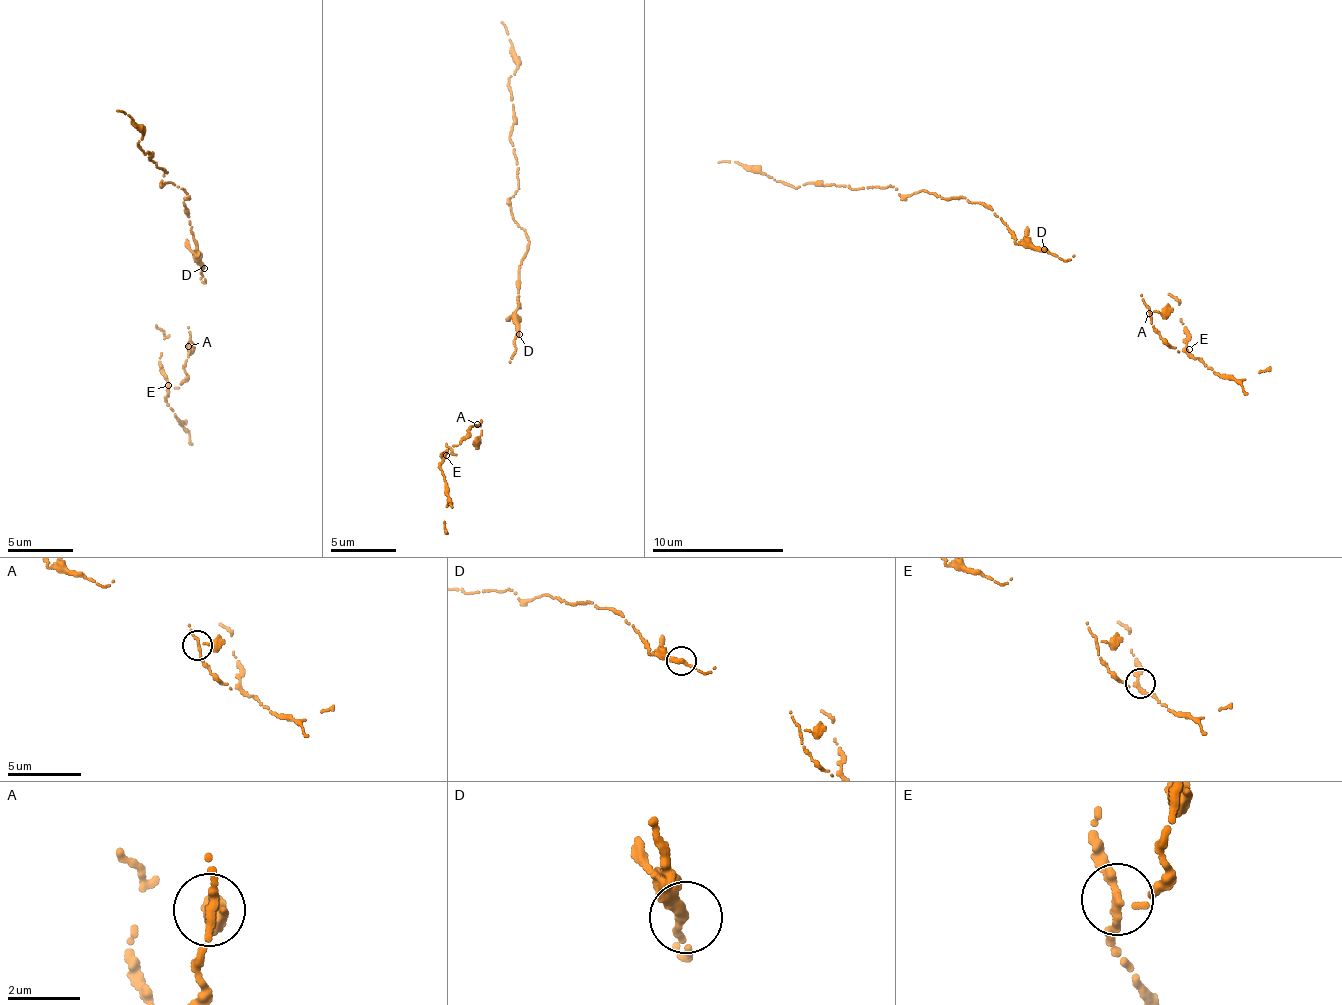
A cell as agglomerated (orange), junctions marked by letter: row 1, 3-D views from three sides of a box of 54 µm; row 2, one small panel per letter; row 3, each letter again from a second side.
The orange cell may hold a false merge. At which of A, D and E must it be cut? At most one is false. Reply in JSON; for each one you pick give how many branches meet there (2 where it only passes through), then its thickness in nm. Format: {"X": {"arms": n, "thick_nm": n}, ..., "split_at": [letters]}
{"split_at": []}

